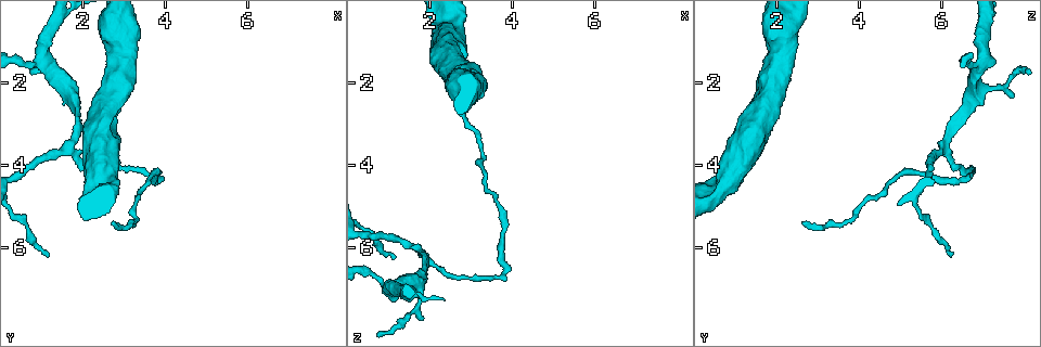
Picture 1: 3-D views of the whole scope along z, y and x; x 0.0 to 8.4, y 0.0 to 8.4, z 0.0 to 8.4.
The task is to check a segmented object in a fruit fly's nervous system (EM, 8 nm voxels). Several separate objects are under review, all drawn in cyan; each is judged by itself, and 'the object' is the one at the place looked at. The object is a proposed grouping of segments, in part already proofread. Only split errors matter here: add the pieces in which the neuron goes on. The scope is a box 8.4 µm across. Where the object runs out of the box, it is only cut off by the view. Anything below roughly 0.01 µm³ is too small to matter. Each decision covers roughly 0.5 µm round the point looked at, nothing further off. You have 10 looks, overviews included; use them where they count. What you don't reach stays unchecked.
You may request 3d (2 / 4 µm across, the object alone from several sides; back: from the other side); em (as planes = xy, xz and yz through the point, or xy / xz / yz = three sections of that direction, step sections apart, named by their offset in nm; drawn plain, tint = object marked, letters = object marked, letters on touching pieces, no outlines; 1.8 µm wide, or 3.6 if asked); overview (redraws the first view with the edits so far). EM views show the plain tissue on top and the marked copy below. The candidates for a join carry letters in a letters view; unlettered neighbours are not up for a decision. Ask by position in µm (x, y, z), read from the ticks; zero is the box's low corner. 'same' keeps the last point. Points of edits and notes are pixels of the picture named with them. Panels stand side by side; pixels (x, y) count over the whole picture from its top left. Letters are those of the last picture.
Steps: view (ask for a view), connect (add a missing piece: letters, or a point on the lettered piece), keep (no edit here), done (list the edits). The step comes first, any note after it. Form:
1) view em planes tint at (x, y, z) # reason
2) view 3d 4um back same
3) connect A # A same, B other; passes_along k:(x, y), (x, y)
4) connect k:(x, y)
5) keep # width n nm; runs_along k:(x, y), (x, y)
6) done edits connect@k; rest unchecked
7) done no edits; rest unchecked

view em 3.6um yz step 8 letters at (1.15, 6.15, 6.30) # end of a long branch

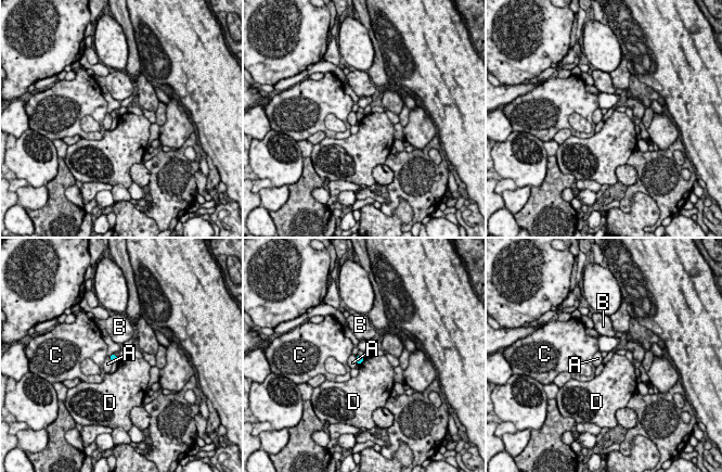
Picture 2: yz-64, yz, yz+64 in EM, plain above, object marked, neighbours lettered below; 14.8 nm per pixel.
view em 3.6um planes letters same

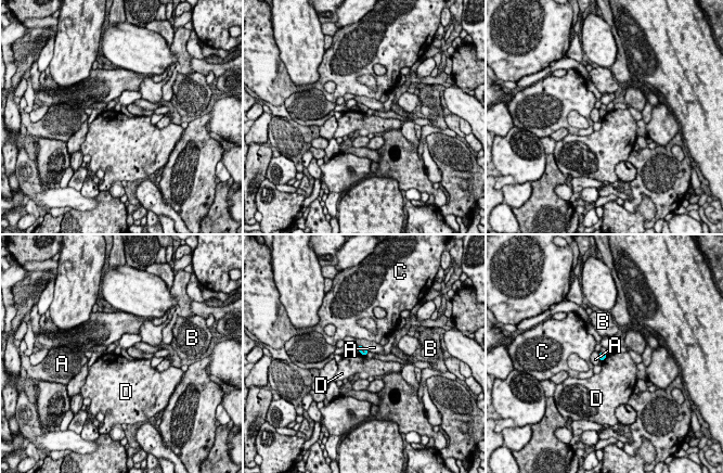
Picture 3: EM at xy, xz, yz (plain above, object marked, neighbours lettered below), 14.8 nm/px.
keep # A other, B other, C other, D other; border 3:(360, 353), (364, 356); none of them fits

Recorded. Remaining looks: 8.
view em planes letters at (2.80, 5.40, 2.60) # long arm stops here

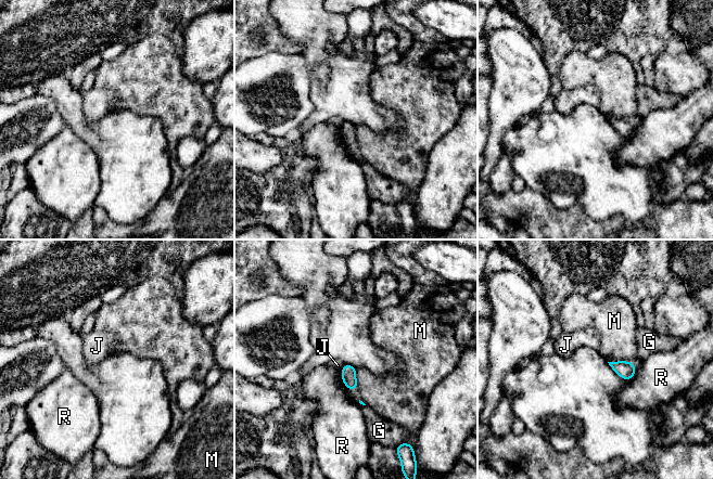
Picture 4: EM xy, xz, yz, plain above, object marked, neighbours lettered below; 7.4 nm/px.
keep # G other, J other, M other, R other; none of them fits

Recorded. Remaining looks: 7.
view em planes letters at (1.75, 3.60, 6.00) # arms part here

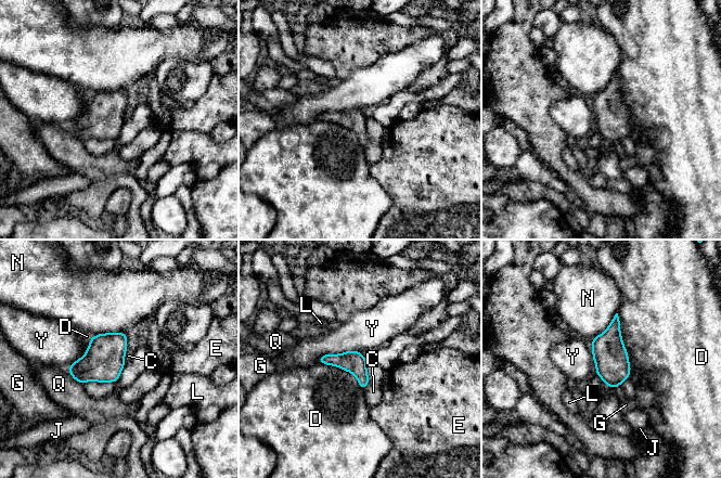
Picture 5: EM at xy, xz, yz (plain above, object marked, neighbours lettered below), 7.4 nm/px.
keep # width 160 nm; C other, D other, E other, G other, J other, L other, N other, Q other, Y other; border 5:(368, 360), (368, 385), (363, 389); no lettered piece goes on from it

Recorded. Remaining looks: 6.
view 3d 2um at (3.80, 4.20, 6.70) # sharp bend

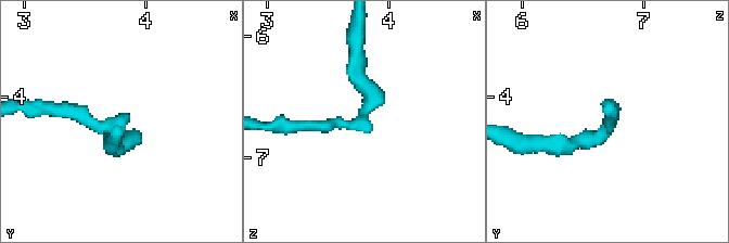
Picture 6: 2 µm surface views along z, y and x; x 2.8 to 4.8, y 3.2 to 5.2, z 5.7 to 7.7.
view em planes letters at (3.78, 4.24, 6.70) # shape alone is not enough

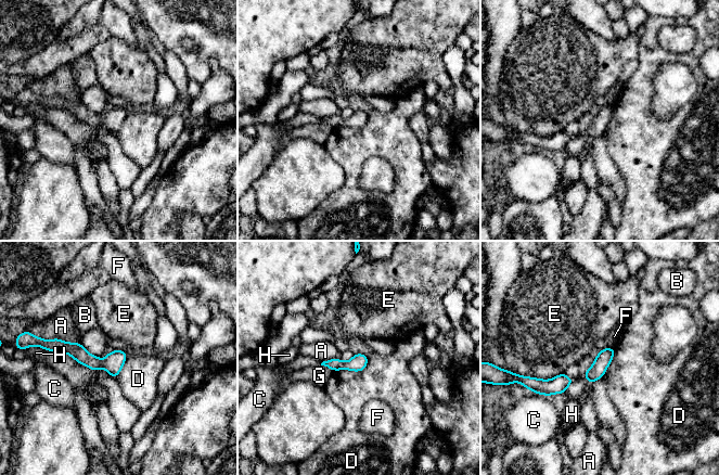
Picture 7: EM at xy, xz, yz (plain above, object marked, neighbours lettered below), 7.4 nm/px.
keep # width 120 nm; longest_contact D 280 nm; A other, B other, C other, D other, E other, F other, G other, H other; none of them fits

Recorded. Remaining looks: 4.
done no edits; rest unchecked

